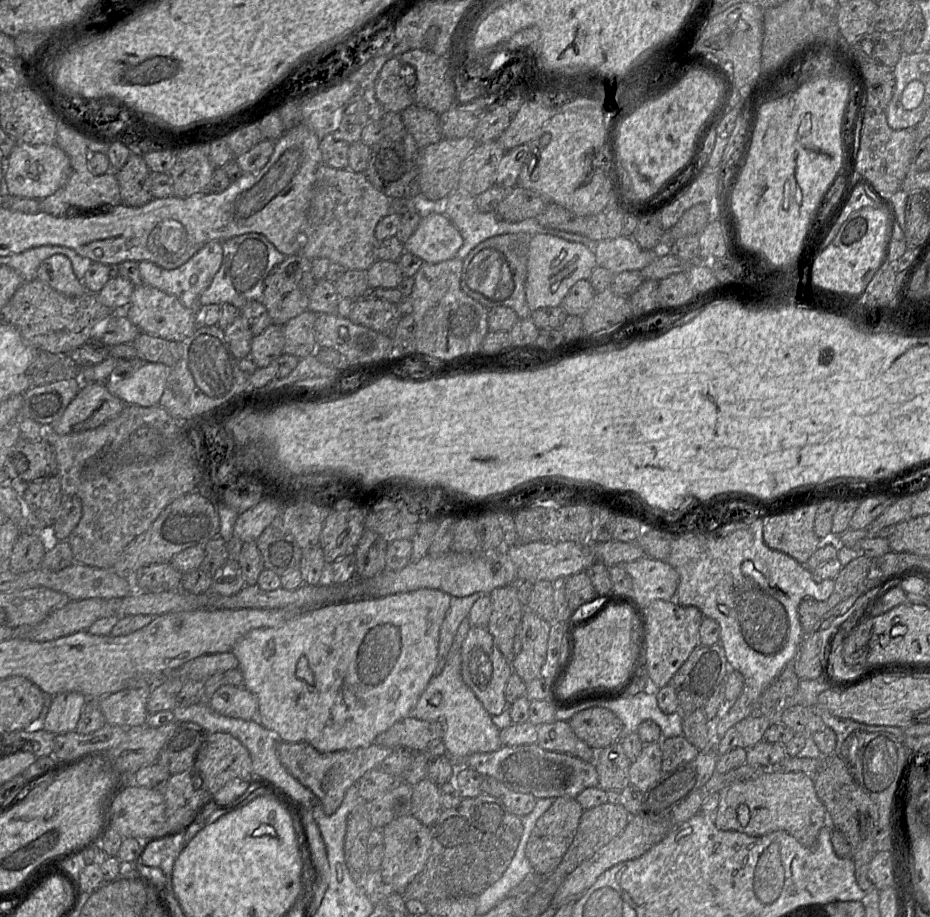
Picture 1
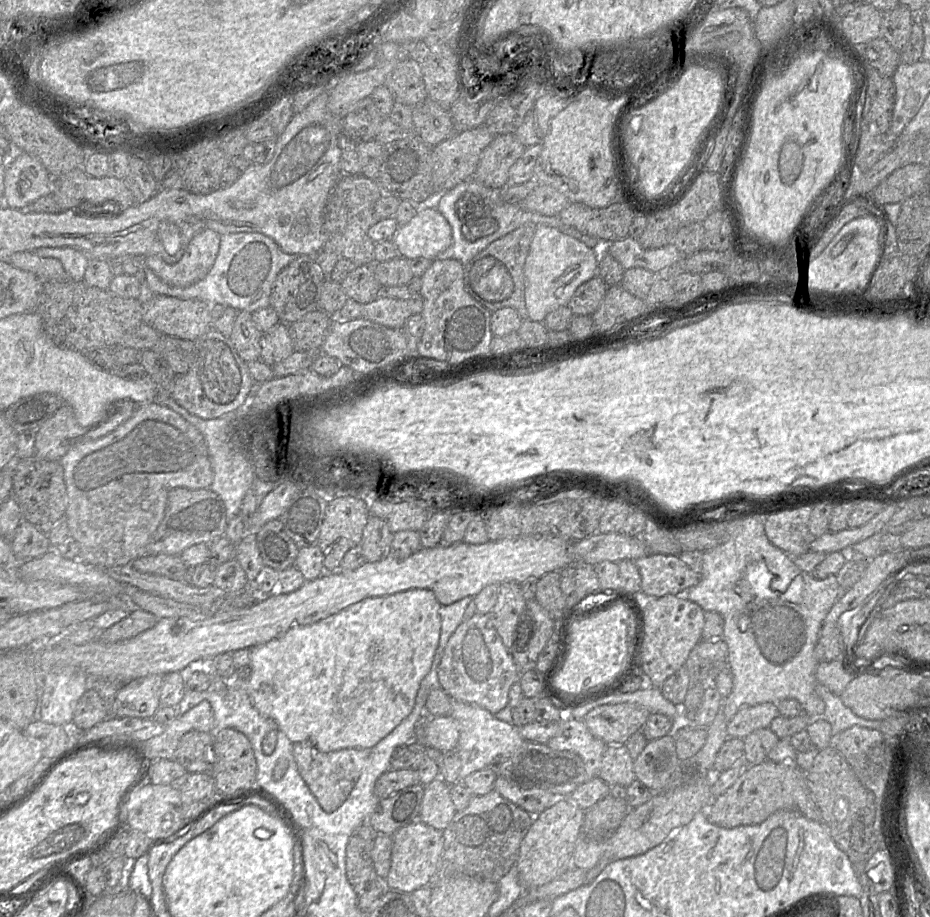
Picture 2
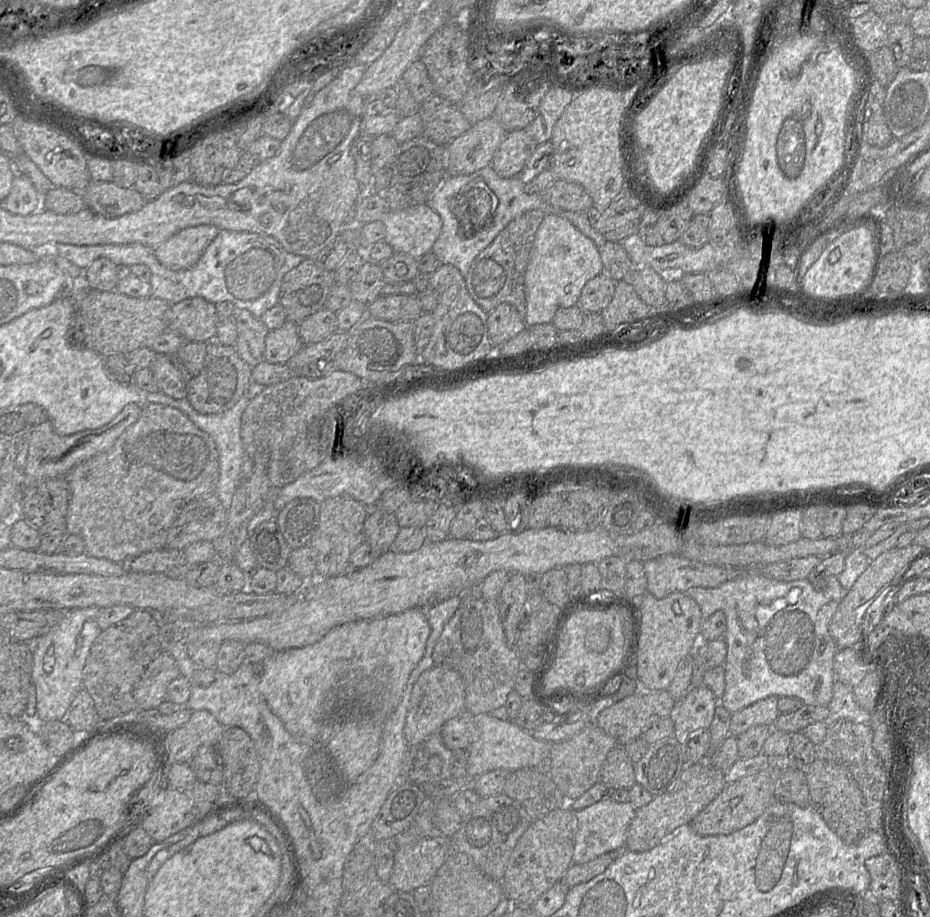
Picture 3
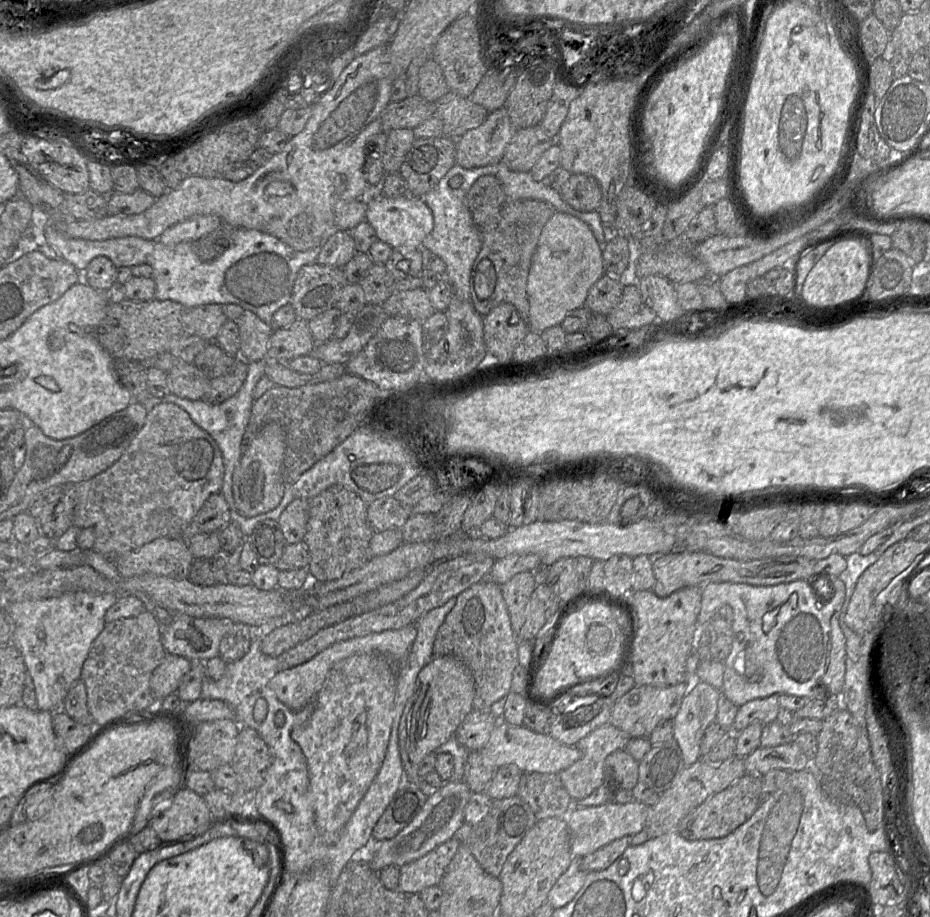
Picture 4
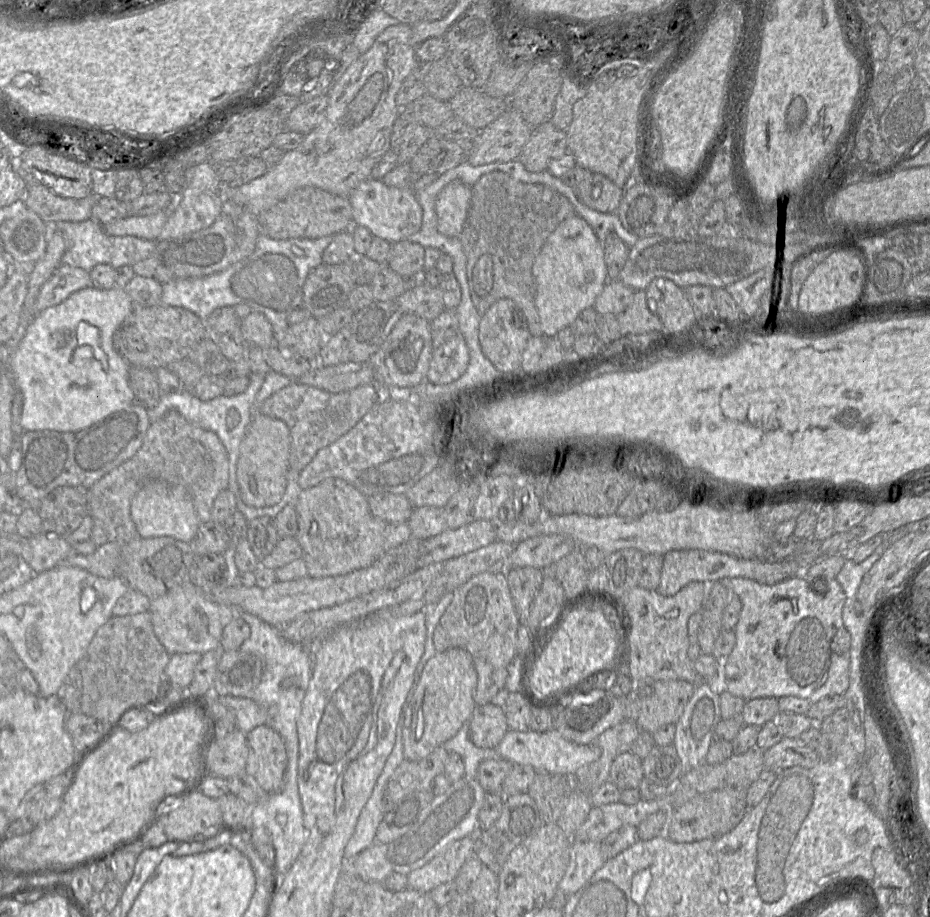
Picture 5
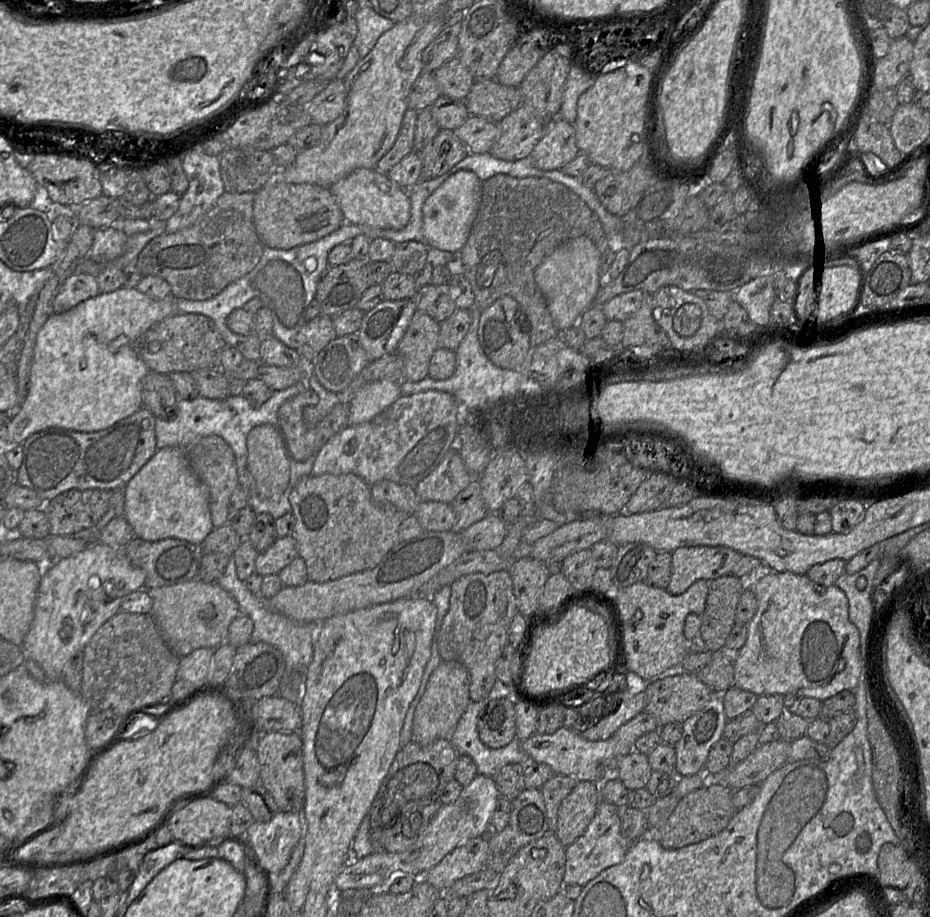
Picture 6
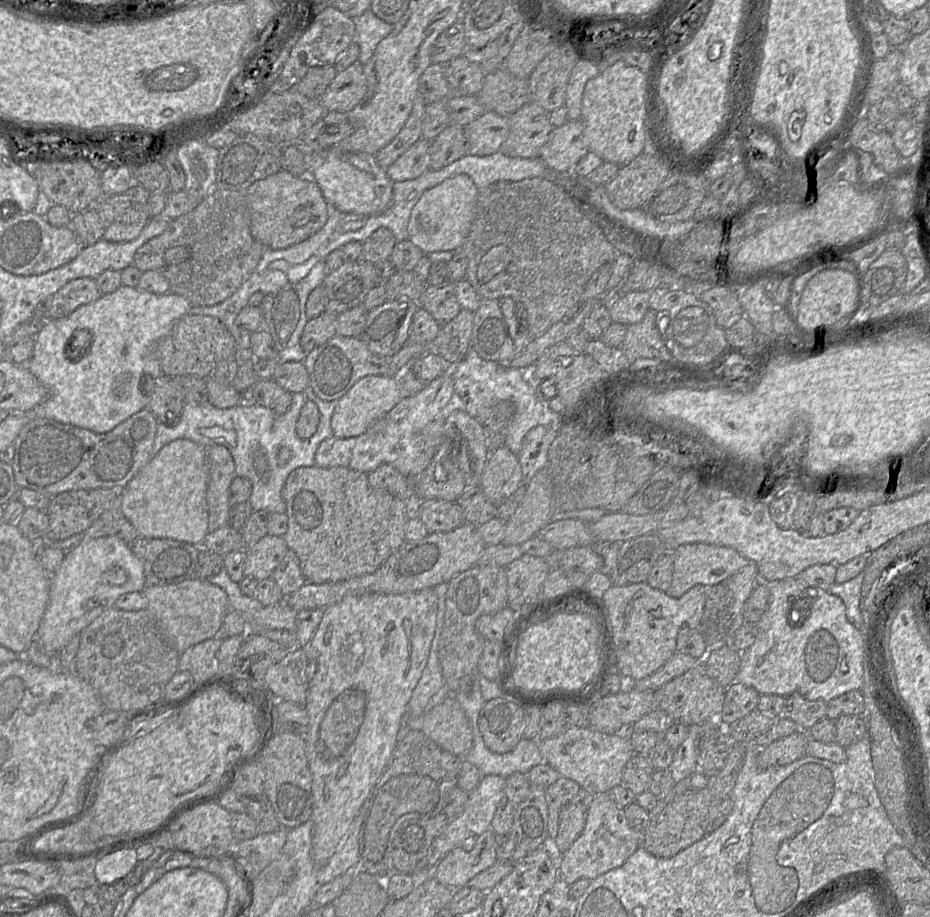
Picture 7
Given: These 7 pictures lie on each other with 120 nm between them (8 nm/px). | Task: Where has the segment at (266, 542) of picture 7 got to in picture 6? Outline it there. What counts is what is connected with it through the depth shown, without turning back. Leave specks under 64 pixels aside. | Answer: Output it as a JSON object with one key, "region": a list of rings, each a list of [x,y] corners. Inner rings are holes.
{"region":[[[292,536],[278,537],[264,552],[259,553],[255,561],[255,572],[261,576],[279,574],[297,556],[297,544]]]}

